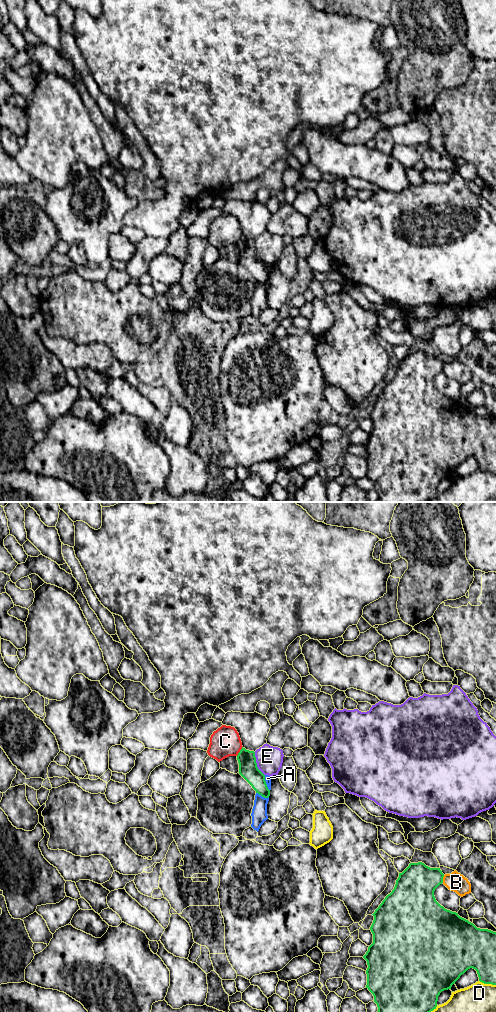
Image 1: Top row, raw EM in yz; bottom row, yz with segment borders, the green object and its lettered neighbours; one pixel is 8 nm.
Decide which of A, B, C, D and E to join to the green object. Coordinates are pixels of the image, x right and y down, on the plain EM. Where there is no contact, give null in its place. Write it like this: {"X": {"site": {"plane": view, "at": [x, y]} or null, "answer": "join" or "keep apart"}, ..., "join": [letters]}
{"A": {"site": {"plane": "yz", "at": [265, 271]}, "answer": "keep apart"}, "B": {"site": {"plane": "yz", "at": [442, 367]}, "answer": "keep apart"}, "C": {"site": {"plane": "yz", "at": [240, 239]}, "answer": "keep apart"}, "D": {"site": {"plane": "yz", "at": [487, 471]}, "answer": "keep apart"}, "E": {"site": {"plane": "yz", "at": [256, 252]}, "answer": "keep apart"}, "join": []}

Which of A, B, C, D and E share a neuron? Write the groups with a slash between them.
A / B / C / D / E

